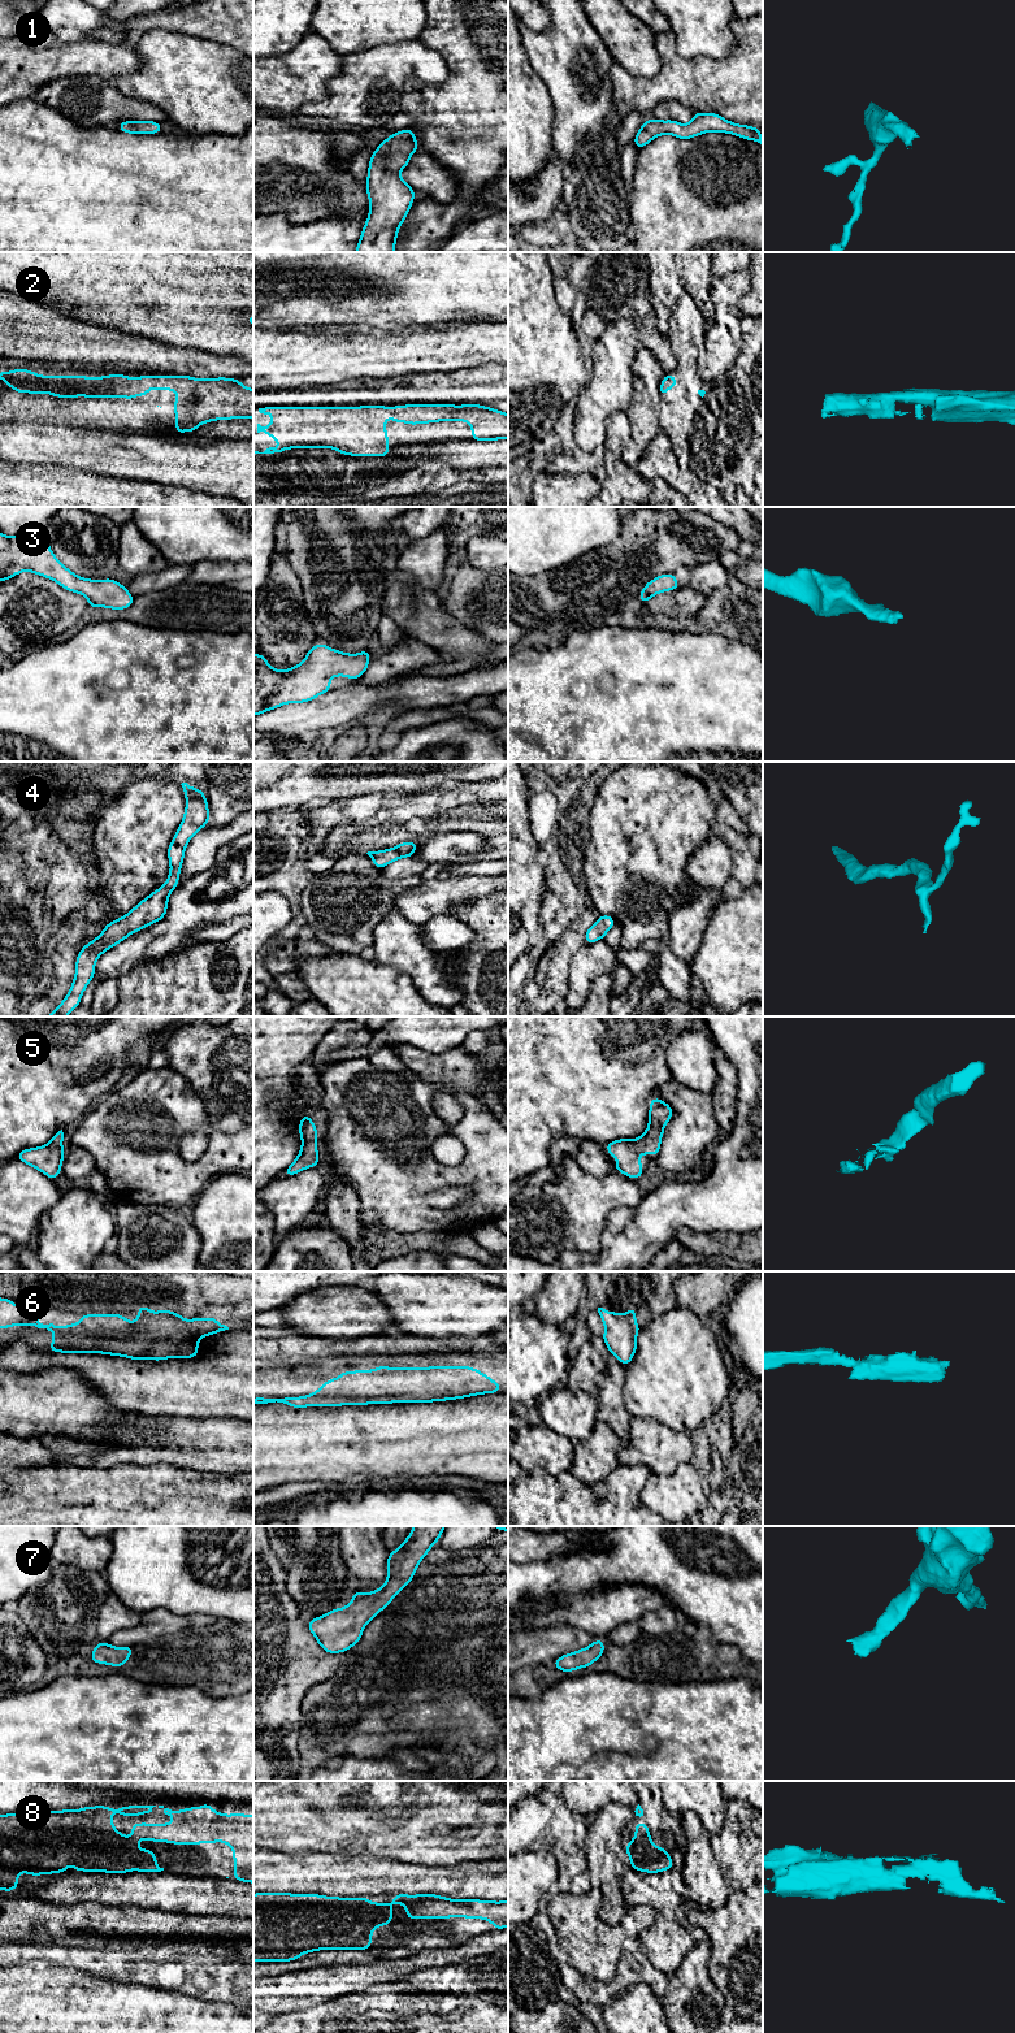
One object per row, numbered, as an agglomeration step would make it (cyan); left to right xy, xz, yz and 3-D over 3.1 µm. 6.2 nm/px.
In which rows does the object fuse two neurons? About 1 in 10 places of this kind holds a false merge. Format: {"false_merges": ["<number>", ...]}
{"false_merges": []}

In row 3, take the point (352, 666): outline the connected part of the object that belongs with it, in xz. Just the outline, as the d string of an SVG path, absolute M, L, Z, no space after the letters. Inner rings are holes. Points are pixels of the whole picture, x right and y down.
M316 643L298 666L282 671L269 666L260 653L253 655L253 716L269 710L278 708L285 703L304 703L330 692L330 680L334 676L344 676L356 680L369 667L370 653L364 650L359 654L347 654L333 650L328 645Z

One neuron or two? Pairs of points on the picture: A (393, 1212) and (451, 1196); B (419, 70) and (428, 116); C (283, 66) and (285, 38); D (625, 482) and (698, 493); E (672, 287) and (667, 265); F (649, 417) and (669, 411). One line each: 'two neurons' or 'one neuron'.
A: two neurons
B: two neurons
C: two neurons
D: two neurons
E: one neuron
F: two neurons

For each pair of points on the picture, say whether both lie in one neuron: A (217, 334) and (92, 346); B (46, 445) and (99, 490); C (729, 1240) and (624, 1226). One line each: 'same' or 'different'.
A: different
B: different
C: different

